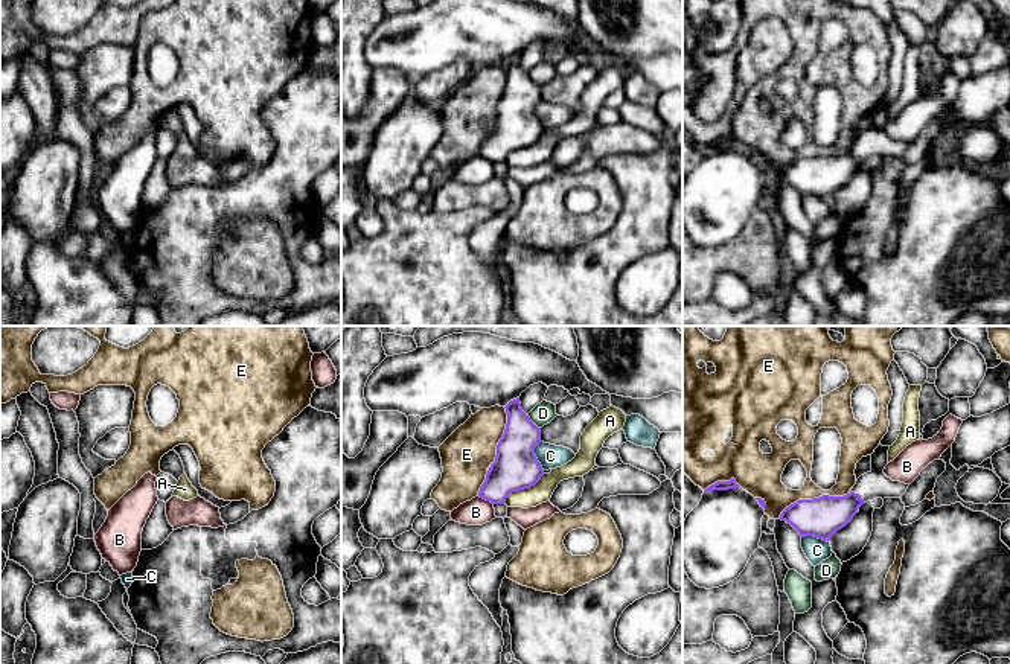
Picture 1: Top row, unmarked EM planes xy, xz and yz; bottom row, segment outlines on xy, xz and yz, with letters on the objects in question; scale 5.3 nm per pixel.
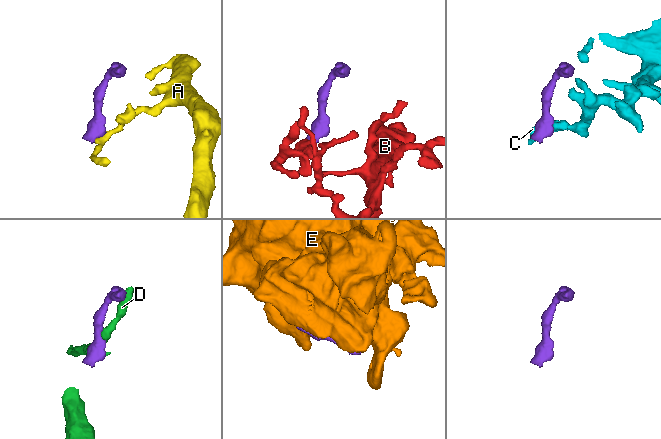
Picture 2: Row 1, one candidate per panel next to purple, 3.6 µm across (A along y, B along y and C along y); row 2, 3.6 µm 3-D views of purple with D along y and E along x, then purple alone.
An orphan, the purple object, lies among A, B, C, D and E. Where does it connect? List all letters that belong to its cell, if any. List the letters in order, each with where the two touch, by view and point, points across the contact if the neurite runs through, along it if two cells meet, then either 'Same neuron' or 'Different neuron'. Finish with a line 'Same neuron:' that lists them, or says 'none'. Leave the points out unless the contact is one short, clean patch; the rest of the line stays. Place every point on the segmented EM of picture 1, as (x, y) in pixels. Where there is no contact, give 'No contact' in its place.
A: Touches purple at xz (523, 489). Boundary: xz (544, 474), (529, 488), (514, 491), (504, 501). Different neuron
B: Touches purple at xz (486, 500). Boundary: xz (479, 495), (492, 504). Different neuron
C: Touches purple at xz (535, 456). Boundary: xz (540, 442), (535, 448), (535, 457), (544, 469). Different neuron
D: Touches purple at xz (532, 422). Boundary: xz (527, 416), (540, 428). Different neuron
E: Touches purple at yz (811, 500). Different neuron
Same neuron: none

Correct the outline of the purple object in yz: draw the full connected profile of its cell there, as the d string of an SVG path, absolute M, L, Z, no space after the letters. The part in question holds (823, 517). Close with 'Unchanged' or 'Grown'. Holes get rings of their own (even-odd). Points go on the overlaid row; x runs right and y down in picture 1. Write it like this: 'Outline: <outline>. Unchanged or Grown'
Outline: M882 445L874 449L871 471L858 478L850 493L798 500L781 512L780 519L791 524L801 538L813 536L829 542L853 519L864 503L876 498L902 498L909 484L893 481L884 474L888 449L890 446Z. Grown

